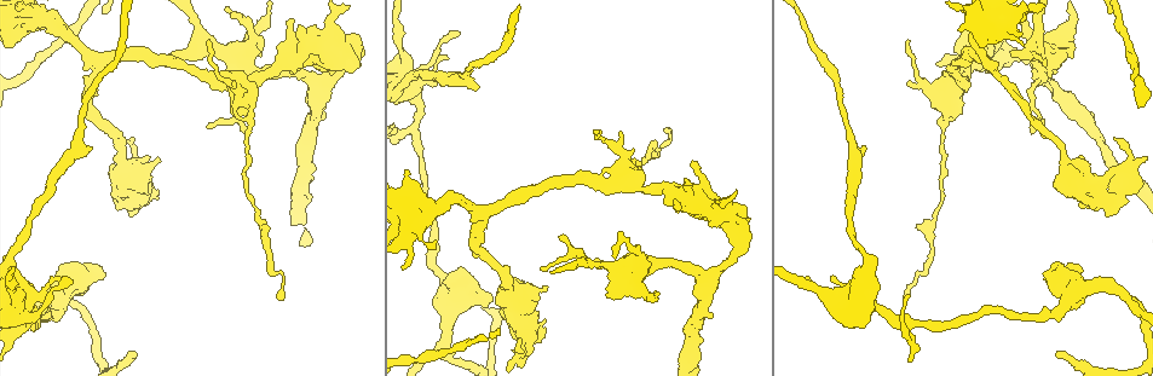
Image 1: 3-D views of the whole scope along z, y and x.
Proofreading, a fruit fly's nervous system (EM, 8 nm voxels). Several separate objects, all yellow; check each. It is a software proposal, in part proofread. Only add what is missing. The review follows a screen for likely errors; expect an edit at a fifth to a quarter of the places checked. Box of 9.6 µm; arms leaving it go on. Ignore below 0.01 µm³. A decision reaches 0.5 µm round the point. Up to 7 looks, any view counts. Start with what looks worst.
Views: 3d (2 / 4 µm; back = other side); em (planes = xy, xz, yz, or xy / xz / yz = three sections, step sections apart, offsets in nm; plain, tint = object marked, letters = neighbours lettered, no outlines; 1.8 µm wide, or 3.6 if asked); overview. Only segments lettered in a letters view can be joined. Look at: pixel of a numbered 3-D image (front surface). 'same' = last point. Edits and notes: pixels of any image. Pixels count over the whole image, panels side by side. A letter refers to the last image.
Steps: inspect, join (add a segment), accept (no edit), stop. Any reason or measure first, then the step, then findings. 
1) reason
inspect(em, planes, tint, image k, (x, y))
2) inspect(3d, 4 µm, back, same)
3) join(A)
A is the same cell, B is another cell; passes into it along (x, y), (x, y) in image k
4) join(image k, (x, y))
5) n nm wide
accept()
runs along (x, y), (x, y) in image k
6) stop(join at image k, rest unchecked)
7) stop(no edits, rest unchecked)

branch stops here
inspect(em, 3.6 µm, planes, letters, image 1, (1057, 356))

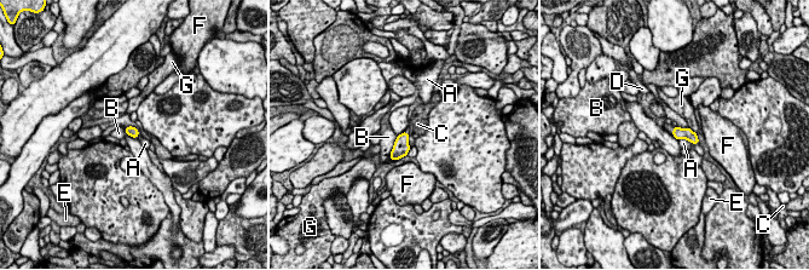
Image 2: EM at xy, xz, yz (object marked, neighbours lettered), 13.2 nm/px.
join(C)
C is the same cell, A, B, D, E, F and G are other cells; the neuron continues

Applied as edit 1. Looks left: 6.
inspect(overview)

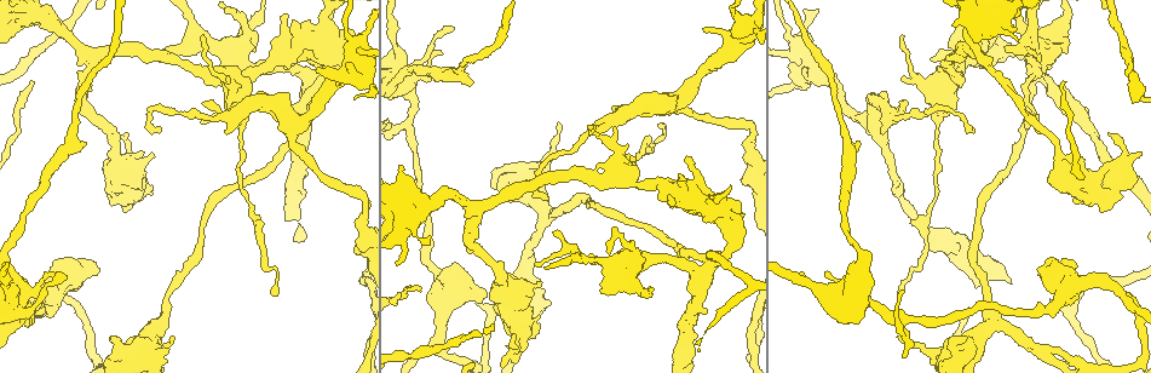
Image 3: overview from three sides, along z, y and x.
thin end
inspect(em, xz, step 16, tint, image 3, (661, 124))

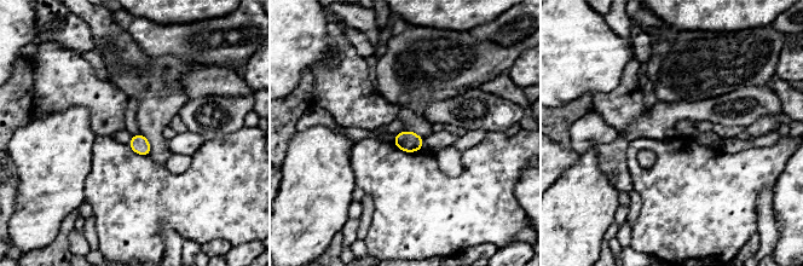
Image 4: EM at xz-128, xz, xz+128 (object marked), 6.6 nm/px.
another direction
inspect(em, planes, letters, same)

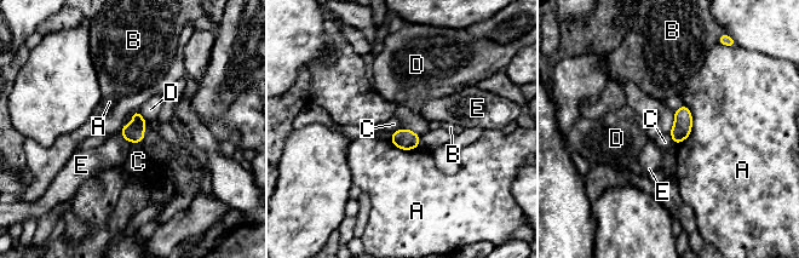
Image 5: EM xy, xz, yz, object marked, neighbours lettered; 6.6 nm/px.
130 nm wide
accept()
A, B, C, D and E are other cells; border along (142, 142), (128, 143) in image 5; no lettered segment goes on from it

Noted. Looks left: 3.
branch stops here
inspect(3d, 4 µm, image 3, (600, 163))

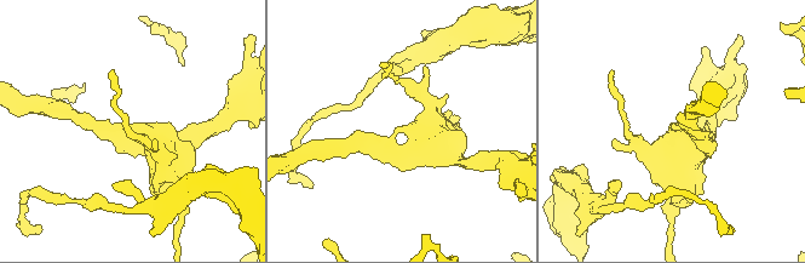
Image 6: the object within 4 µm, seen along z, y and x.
shape alone is not enough
inspect(em, yz, step 8, letters, image 6, (397, 128))

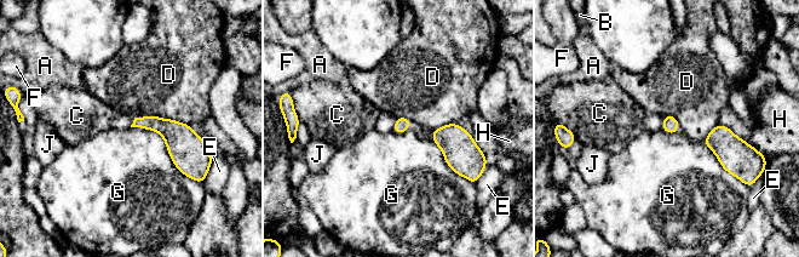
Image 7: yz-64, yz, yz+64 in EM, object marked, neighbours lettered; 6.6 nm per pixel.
accept()
A, B, C, D, E, F, G, H and J are other cells; no lettered segment goes on from it

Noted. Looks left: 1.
stop(join at image 2, rest unchecked)

